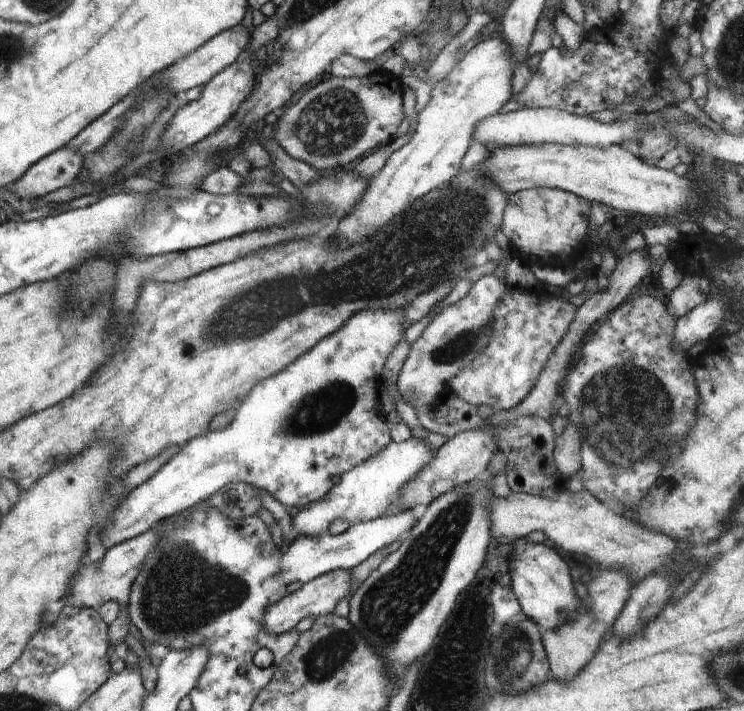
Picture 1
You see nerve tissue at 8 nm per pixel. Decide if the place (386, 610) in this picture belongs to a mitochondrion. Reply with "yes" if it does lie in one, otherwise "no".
yes

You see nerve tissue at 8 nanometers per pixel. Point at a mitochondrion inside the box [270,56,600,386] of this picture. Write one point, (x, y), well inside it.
(330, 124)

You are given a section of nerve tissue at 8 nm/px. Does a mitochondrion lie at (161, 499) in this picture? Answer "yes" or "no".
no

